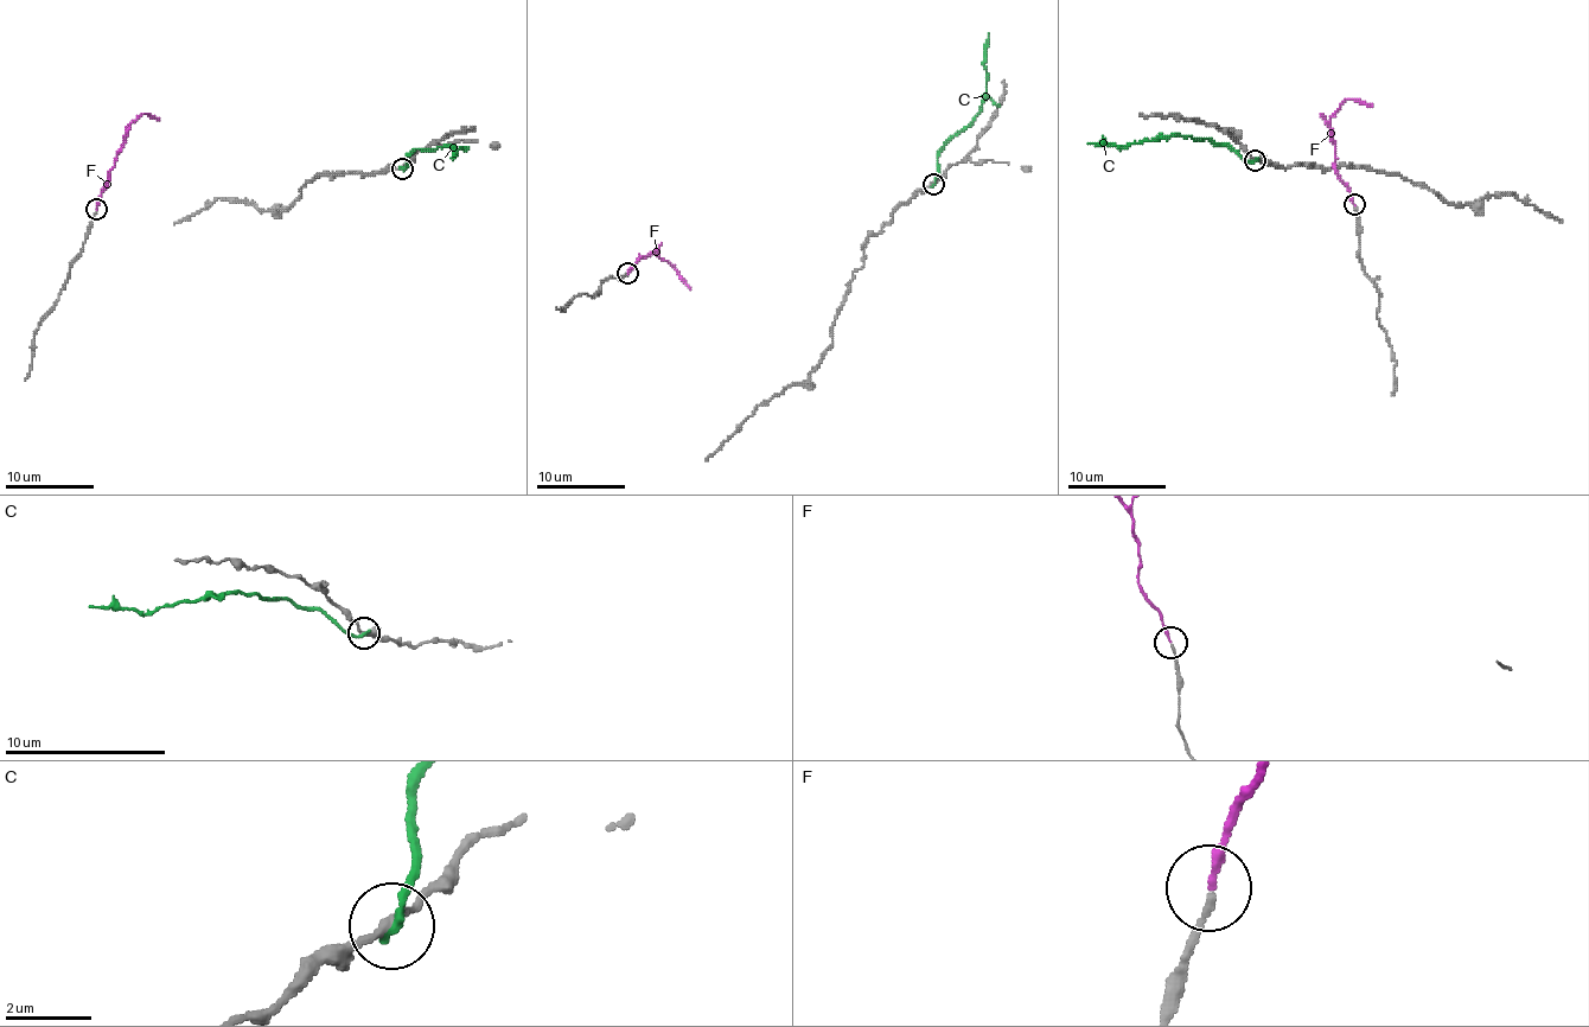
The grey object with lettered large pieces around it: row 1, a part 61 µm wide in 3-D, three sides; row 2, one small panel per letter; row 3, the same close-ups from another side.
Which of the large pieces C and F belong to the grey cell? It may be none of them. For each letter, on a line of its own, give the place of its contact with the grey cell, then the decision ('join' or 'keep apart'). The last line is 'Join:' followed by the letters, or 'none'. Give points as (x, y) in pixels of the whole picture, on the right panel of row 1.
C: (1255, 160) | keep apart
F: (1354, 204) | join
Join: F

